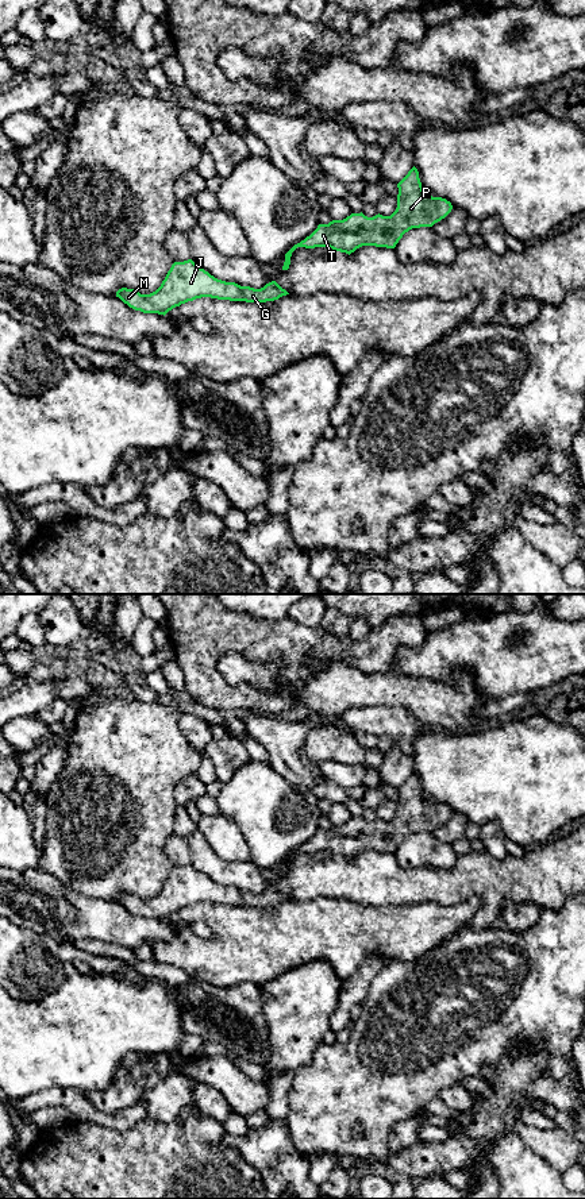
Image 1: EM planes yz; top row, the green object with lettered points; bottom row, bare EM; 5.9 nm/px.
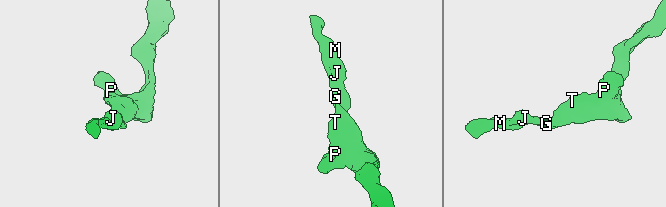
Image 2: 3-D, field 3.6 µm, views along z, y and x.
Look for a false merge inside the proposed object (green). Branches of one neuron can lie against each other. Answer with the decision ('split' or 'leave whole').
leave whole

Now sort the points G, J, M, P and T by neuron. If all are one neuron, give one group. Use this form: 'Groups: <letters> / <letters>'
Groups: G J M P T

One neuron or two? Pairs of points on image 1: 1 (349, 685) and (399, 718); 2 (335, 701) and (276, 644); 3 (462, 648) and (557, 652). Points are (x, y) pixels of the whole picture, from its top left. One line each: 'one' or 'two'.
1: two
2: two
3: one

